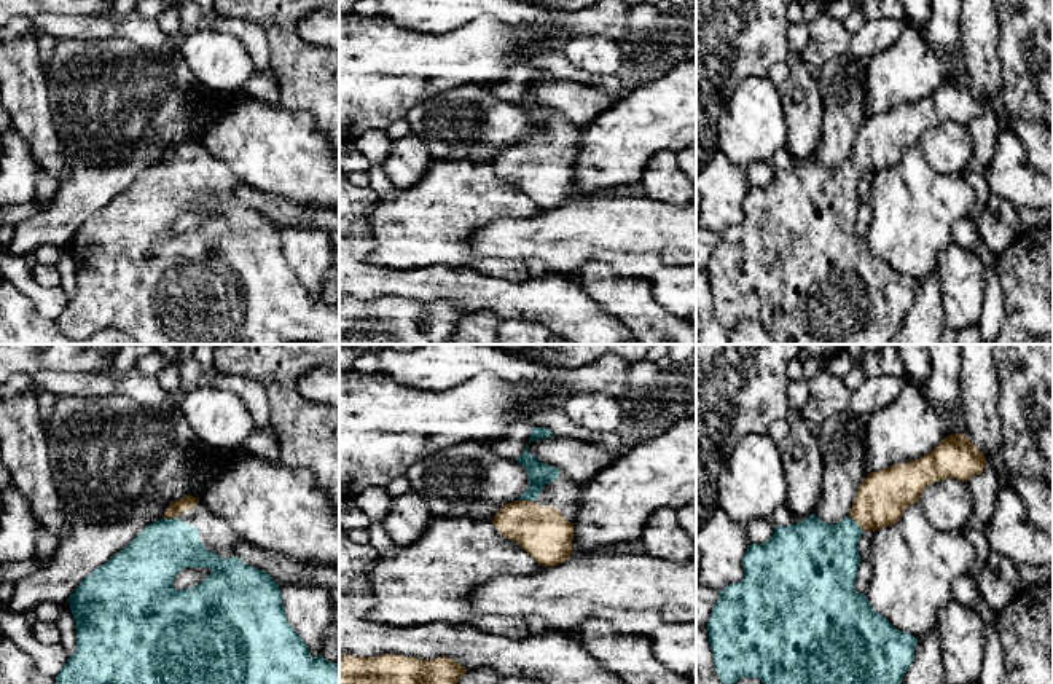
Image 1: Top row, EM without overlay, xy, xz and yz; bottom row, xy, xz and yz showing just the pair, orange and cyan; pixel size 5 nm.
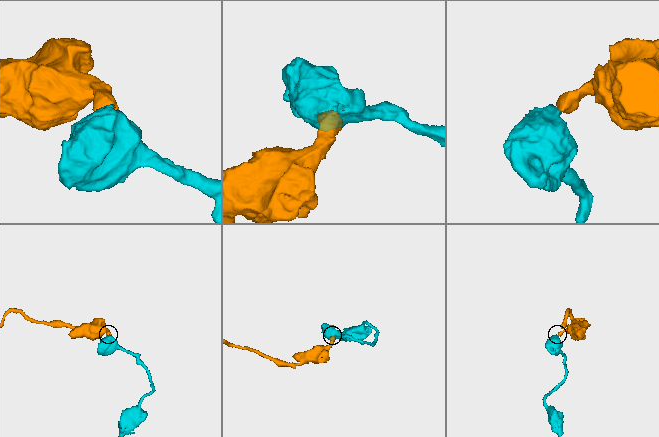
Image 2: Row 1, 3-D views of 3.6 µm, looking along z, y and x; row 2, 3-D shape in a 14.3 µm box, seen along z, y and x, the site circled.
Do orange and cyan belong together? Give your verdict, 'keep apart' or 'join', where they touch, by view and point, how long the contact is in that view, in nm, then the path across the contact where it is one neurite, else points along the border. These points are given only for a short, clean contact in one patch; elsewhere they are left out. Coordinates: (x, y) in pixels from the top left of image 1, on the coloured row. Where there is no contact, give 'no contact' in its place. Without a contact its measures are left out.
join | xz (526, 501) | 80 nm | across xz (542, 531), (526, 515), (526, 501), (539, 474)

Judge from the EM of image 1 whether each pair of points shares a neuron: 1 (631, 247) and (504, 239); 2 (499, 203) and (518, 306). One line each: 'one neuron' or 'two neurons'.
1: one neuron
2: two neurons

